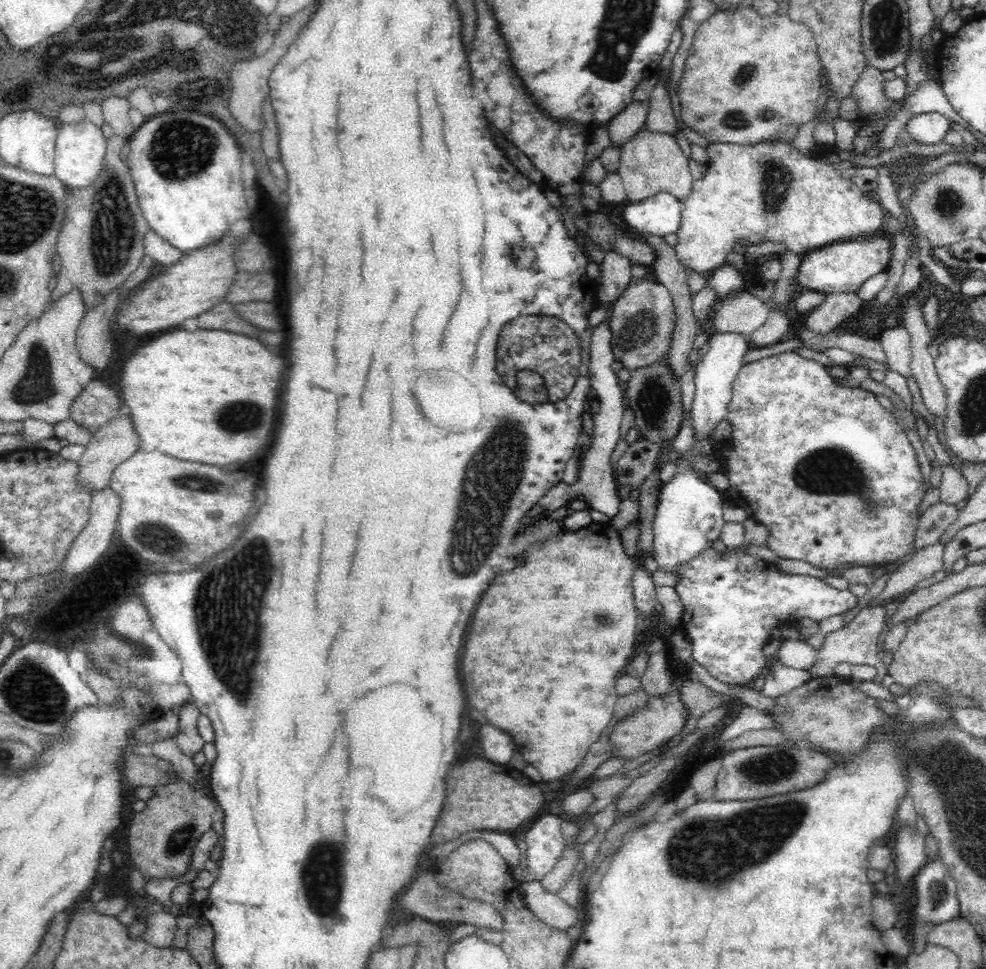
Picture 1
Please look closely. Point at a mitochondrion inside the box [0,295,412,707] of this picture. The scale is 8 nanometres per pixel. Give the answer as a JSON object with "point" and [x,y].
{"point":[35,387]}

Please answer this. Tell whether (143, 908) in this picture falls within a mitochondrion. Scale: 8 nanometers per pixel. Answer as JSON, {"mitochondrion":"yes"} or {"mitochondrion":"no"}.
{"mitochondrion":"no"}

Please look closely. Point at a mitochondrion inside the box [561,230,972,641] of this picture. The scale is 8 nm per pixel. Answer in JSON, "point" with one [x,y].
{"point":[827,471]}

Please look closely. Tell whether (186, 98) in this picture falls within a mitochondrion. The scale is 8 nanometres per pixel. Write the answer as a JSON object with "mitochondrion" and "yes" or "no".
{"mitochondrion":"yes"}

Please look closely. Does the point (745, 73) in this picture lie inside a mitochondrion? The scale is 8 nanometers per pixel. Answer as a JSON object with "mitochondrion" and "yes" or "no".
{"mitochondrion":"yes"}

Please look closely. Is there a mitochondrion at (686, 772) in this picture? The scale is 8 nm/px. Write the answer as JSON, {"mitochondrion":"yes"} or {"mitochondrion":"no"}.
{"mitochondrion":"no"}

